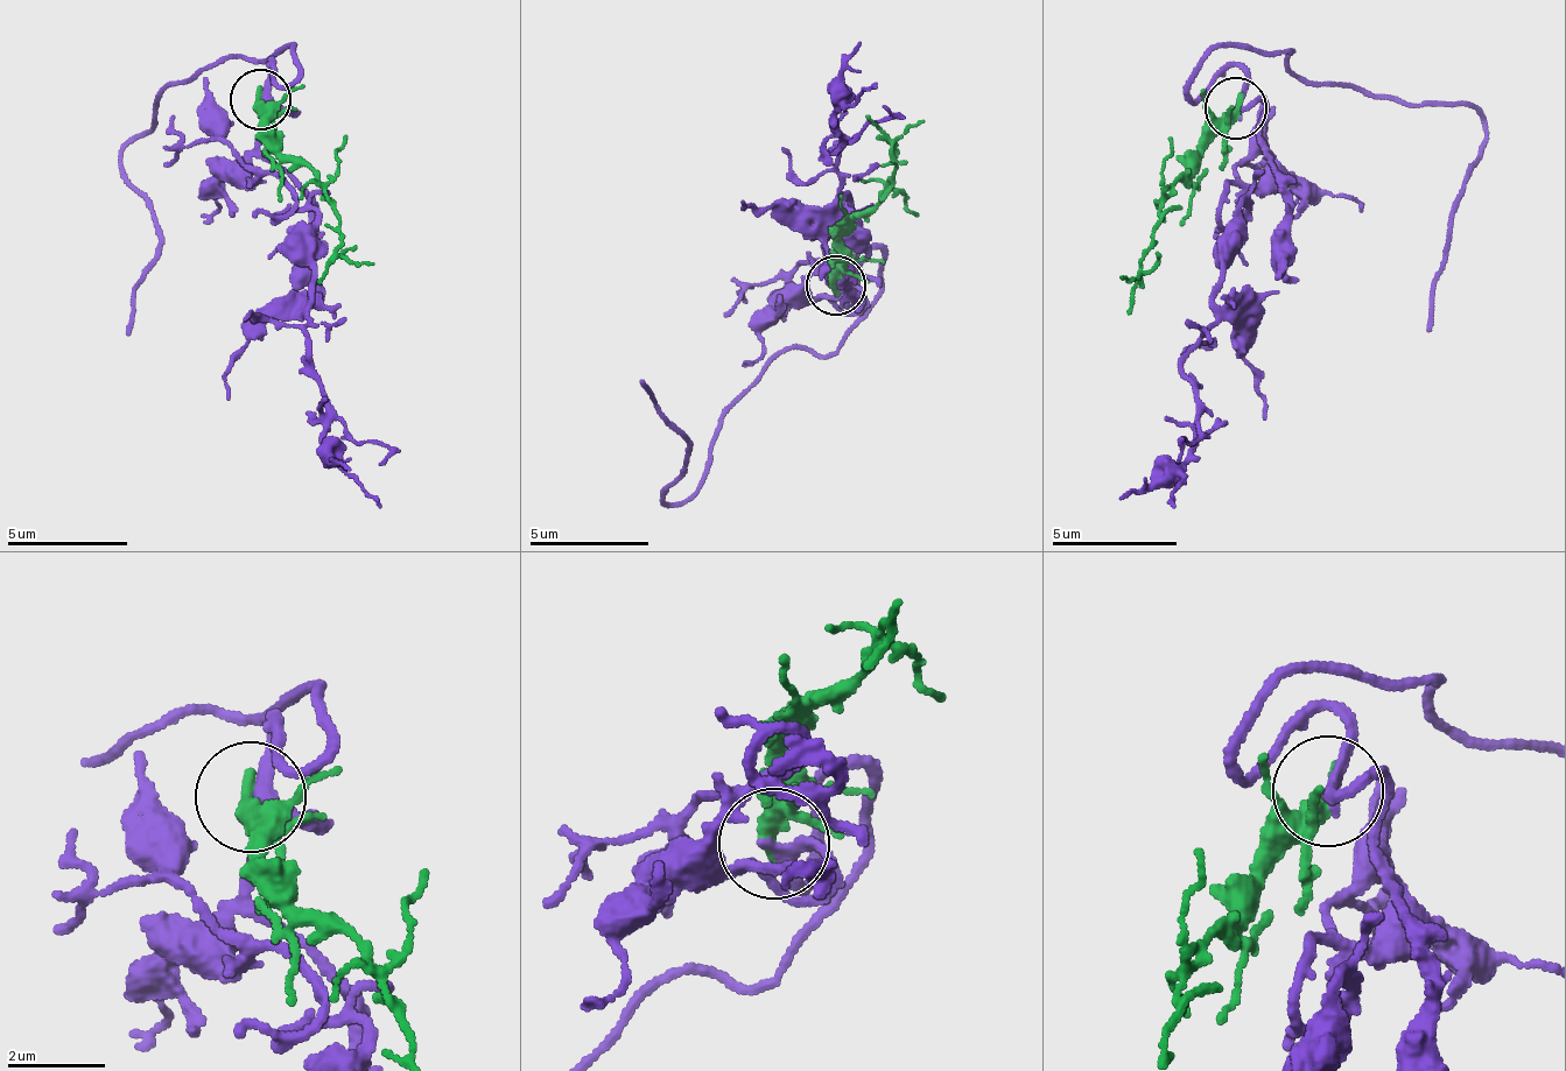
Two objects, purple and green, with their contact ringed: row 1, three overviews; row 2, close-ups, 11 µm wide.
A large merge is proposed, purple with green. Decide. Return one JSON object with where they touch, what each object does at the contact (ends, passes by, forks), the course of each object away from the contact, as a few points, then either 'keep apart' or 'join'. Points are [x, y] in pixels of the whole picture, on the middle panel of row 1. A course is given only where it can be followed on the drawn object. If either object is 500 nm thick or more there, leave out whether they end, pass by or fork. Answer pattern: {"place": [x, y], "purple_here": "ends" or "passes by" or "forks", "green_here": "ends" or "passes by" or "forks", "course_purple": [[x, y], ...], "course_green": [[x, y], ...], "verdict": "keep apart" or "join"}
{"place": [835, 286], "purple_here": "passes by", "green_here": "ends", "course_purple": [[834, 287], [845, 308], [882, 252], [834, 354], [786, 350], [678, 502], [682, 439], [641, 380]], "course_green": [[834, 287], [841, 233], [879, 196], [893, 167], [892, 148], [866, 117]], "verdict": "keep apart"}

